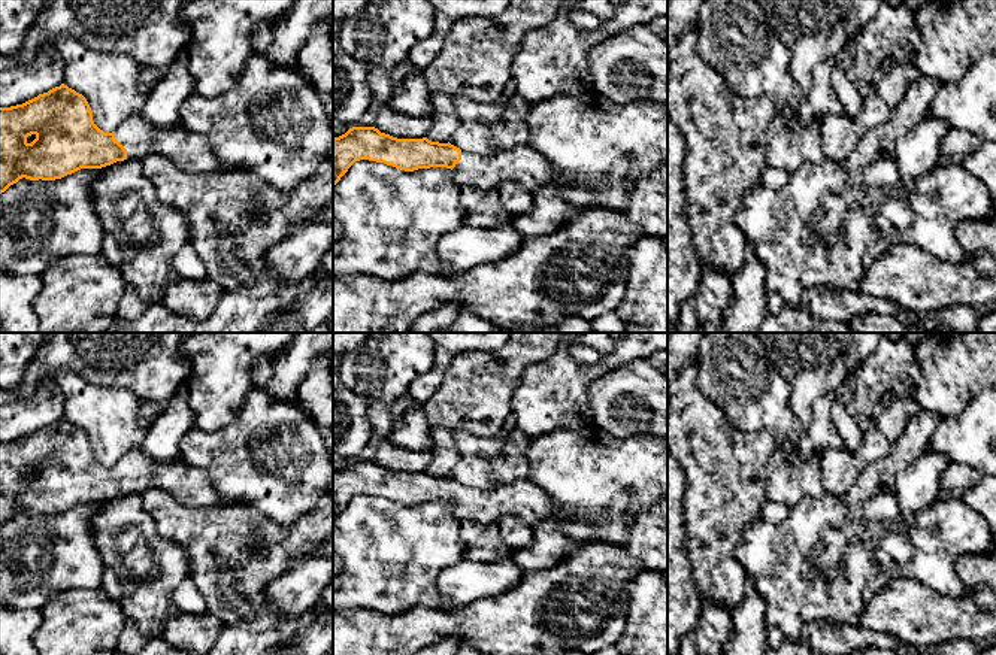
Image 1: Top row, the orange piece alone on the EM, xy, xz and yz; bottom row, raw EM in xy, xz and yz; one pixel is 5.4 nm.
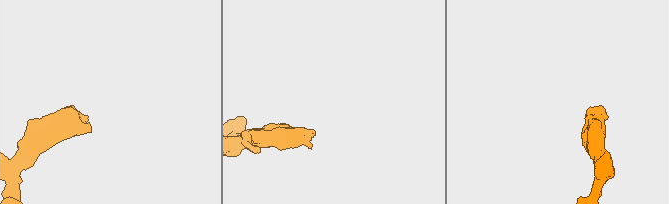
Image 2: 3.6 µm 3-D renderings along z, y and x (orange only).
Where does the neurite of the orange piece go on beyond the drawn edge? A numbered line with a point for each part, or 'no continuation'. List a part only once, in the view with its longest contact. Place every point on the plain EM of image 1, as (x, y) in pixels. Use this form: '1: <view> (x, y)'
1: xy (188, 485)

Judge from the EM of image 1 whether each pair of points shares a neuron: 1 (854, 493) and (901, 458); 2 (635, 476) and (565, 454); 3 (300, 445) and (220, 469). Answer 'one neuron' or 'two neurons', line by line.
1: one neuron
2: one neuron
3: one neuron

